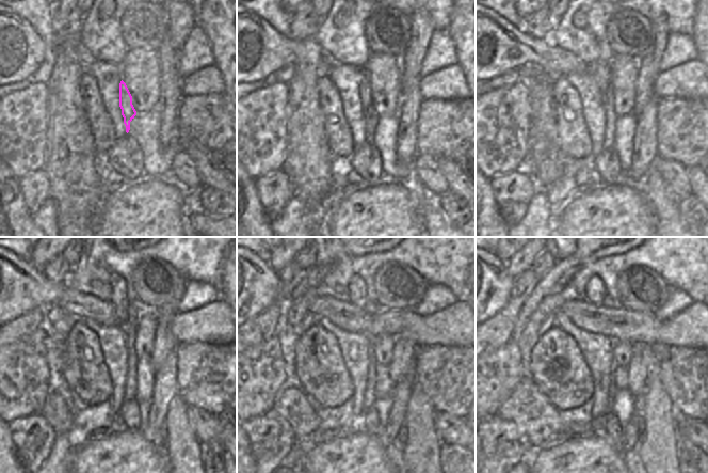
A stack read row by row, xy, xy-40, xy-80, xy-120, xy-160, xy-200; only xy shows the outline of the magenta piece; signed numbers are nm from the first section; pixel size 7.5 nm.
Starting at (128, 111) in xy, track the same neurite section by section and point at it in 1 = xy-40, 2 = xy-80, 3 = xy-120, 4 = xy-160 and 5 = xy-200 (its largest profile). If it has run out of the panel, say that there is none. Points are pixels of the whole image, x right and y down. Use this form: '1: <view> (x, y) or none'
1: xy-40 (365, 88)
2: xy-80 (600, 68)
3: xy-120 (119, 300)
4: xy-160 (356, 290)
5: xy-200 (595, 290)

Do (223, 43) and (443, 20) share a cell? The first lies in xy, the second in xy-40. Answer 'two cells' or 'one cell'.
two cells

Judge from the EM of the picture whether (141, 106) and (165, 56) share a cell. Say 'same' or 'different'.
different

